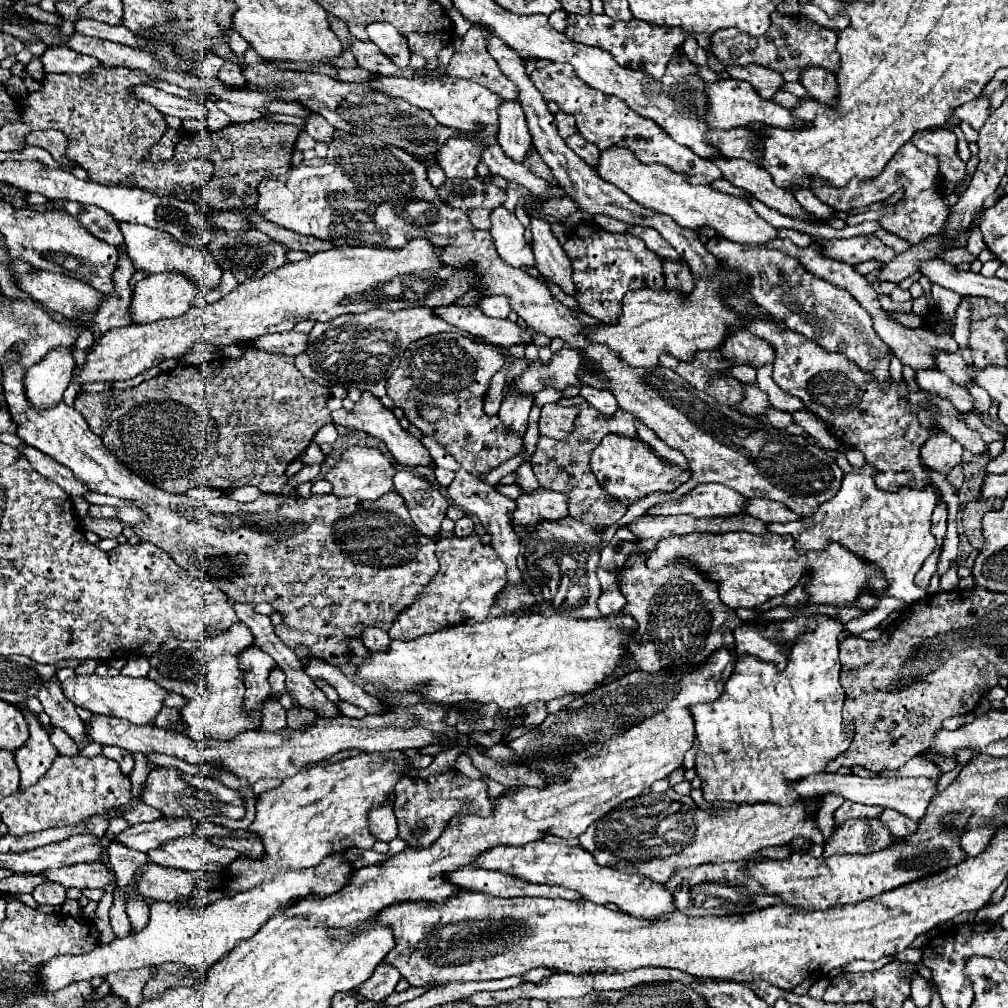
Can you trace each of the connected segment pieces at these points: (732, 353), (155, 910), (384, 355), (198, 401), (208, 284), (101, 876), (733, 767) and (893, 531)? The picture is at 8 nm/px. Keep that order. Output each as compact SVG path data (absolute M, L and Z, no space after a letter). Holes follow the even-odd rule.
M736 329L734 333L730 333L720 353L724 361L730 361L734 365L746 363L754 369L774 363L774 349L760 337L752 335L748 329Z
M326 857L320 865L304 869L278 873L274 881L264 881L262 885L236 893L234 897L220 897L214 903L208 903L202 909L188 909L182 905L170 905L162 901L150 901L148 897L134 895L136 901L150 905L148 925L124 939L114 939L108 945L98 945L92 953L86 955L58 955L48 963L42 963L40 975L46 991L58 991L76 981L90 981L92 977L106 977L122 969L140 969L162 963L180 963L188 969L204 973L216 961L226 957L240 941L250 939L274 913L294 905L302 897L326 897L346 885L352 869L342 857Z
M414 307L402 311L372 309L364 315L336 317L328 323L314 323L306 353L318 375L344 387L370 391L376 397L386 395L386 379L398 367L398 361L406 347L426 335L440 331L456 331L446 321L438 319L428 307Z
M250 343L242 345L242 349L246 355L238 361L214 359L198 367L178 365L134 389L110 389L104 393L82 391L76 395L76 409L104 445L120 457L126 469L168 493L186 493L198 485L220 491L256 485L262 493L280 495L288 483L288 463L304 453L322 425L332 423L330 411L326 409L330 389L306 379L294 367L294 357L264 353Z
M118 221L118 227L124 235L124 243L126 243L126 253L130 255L132 263L138 267L144 267L150 273L162 273L162 271L180 271L184 275L188 275L190 279L198 281L202 293L208 293L210 289L214 289L220 283L222 277L222 269L216 265L216 261L206 253L206 251L198 251L198 249L186 249L176 237L172 237L166 231L160 229L152 229L148 225L126 225Z
M102 861L98 863L78 863L70 867L62 867L56 871L44 871L42 873L48 881L60 883L66 889L68 887L80 887L80 889L102 889L106 885L116 885L118 879L114 875L112 867L106 867Z
M816 613L812 617L794 617L788 621L768 621L766 625L766 637L768 639L778 639L780 645L788 651L788 665L784 671L778 669L778 665L770 663L770 661L762 661L754 655L742 655L736 659L734 663L734 671L732 675L726 679L724 683L724 691L716 701L710 703L702 703L702 705L692 705L690 713L694 717L694 729L696 729L696 739L700 741L700 751L696 753L696 771L700 775L700 779L704 781L702 793L706 797L706 801L732 801L732 803L758 803L758 801L770 801L770 803L778 803L778 805L792 805L800 799L798 793L794 793L794 789L788 787L788 781L798 781L810 773L822 773L826 771L826 763L834 757L838 757L842 751L848 749L850 739L852 739L852 725L844 725L842 719L842 705L844 705L844 689L840 685L840 659L838 659L838 635L844 629L844 625L828 615ZM814 619L816 621L816 629L806 633L806 621Z
M860 467L844 473L840 491L814 511L810 517L812 523L808 519L798 519L794 523L770 523L768 529L772 533L798 537L796 547L800 553L824 549L830 541L838 541L846 549L876 563L884 571L890 583L886 595L912 603L912 597L926 597L926 591L914 585L914 575L936 547L936 539L930 533L930 517L936 501L938 493L934 485L926 485L922 489L900 487L898 491L882 491L874 485L874 469Z

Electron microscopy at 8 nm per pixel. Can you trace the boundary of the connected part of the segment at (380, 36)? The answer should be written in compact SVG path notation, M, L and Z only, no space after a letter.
M370 23L366 25L366 33L370 41L378 45L378 49L386 53L386 57L390 57L390 61L394 61L398 67L408 67L410 49L404 35L398 33L398 29L394 29L388 23Z

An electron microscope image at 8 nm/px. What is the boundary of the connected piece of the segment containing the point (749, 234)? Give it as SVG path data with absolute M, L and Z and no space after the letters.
M618 145L604 149L600 153L596 171L604 181L622 189L636 203L670 215L682 227L698 229L702 225L710 225L722 237L748 247L764 245L776 237L776 229L760 219L746 199L716 191L710 185L690 185L690 181L686 181L686 173L674 173L674 169L666 169L666 165L642 165L642 161L638 161L630 149L620 149Z

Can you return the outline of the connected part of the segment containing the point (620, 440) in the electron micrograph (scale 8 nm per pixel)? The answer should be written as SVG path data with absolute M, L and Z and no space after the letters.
M610 433L600 441L600 445L590 455L590 467L602 489L606 489L610 497L626 505L632 505L638 499L644 499L646 495L656 491L670 493L690 477L690 471L682 471L676 463L660 457L640 437L618 437L616 433Z

